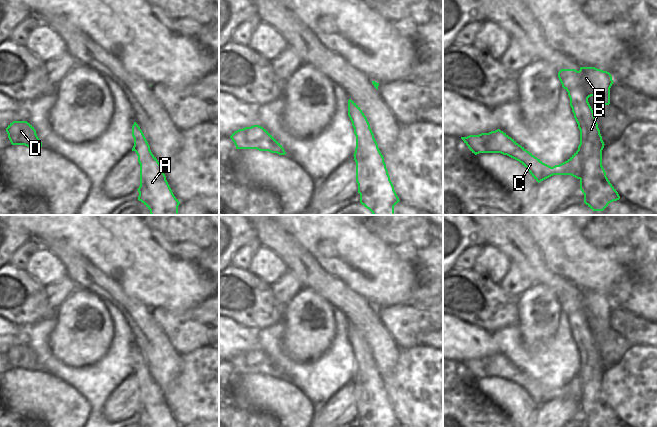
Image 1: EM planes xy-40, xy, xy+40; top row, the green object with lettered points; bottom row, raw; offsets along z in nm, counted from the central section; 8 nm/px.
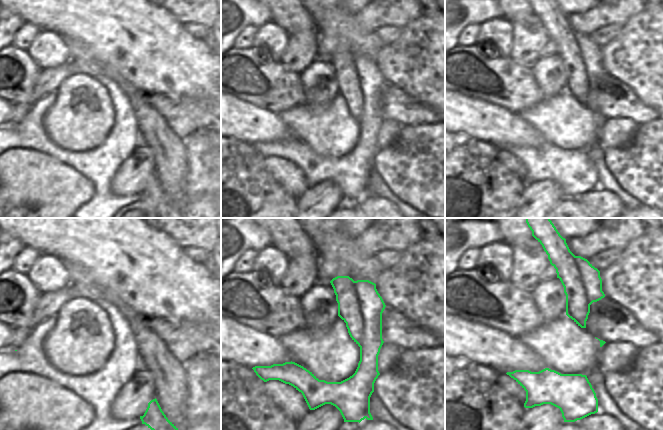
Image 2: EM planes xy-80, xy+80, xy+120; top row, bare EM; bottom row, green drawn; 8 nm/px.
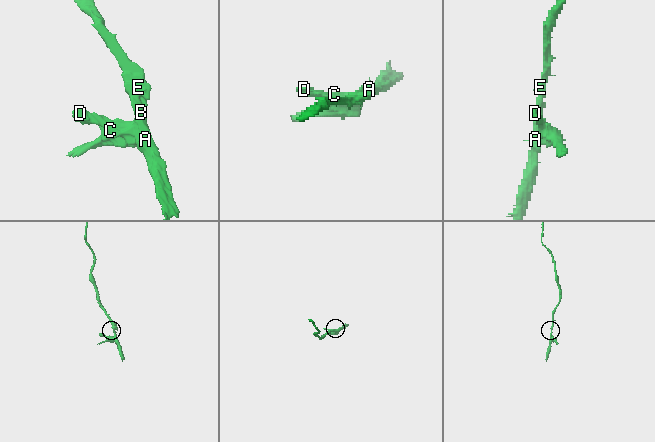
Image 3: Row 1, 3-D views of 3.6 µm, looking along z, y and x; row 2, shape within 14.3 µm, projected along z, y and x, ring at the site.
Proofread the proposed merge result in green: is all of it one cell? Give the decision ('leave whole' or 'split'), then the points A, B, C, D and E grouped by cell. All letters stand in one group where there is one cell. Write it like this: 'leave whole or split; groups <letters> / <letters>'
split; groups A B E / C D

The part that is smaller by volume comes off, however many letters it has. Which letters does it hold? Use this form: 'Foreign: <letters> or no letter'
Foreign: C, D

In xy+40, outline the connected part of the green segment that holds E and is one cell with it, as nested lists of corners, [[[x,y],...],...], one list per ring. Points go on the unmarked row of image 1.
[[[580,291],[580,294],[561,293],[558,302],[562,311],[568,316],[570,330],[574,342],[580,354],[580,374],[584,382],[582,400],[580,402],[580,414],[584,418],[584,427],[611,427],[620,423],[616,413],[612,410],[602,390],[602,374],[604,366],[594,340],[594,336],[588,326],[588,322],[594,320],[603,329],[610,328],[610,312],[614,307],[609,296],[595,291]]]

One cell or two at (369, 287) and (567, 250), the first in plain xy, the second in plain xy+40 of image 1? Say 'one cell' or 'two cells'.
one cell

